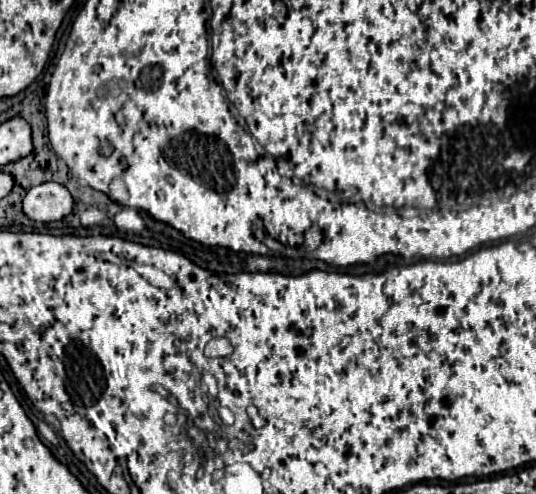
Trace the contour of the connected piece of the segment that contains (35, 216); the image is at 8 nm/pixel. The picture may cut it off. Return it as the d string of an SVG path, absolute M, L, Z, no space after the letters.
M44 182L28 190L24 198L24 212L36 222L54 222L68 216L74 208L72 194L64 184Z

